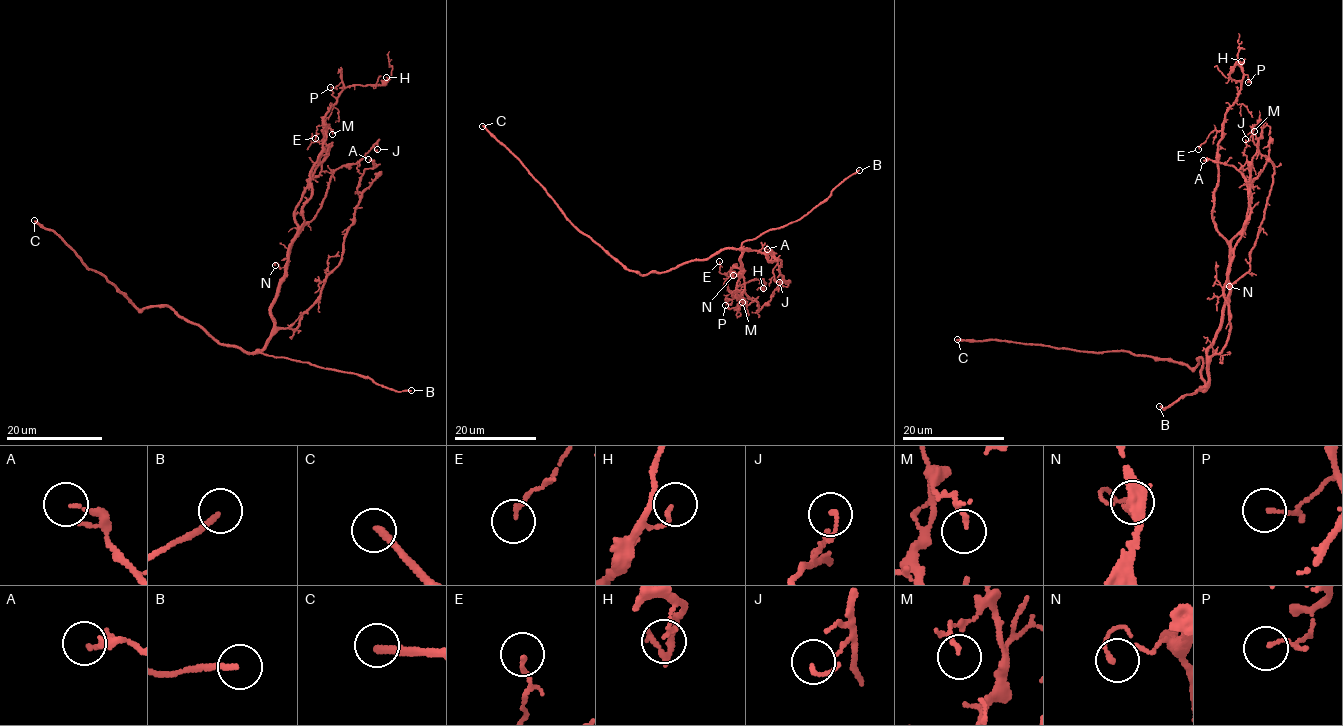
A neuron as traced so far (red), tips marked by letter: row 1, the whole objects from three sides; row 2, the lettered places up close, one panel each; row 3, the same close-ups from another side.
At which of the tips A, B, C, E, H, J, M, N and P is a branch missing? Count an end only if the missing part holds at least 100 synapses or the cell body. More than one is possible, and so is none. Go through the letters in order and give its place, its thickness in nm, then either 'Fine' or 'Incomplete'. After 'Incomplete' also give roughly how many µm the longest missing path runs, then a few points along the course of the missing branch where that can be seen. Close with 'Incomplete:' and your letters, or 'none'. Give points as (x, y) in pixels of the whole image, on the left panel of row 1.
A: Place: (368, 159). Thickness 110 nm. Fine
B: Place: (411, 390). Thickness 180 nm. Incomplete. Missing length about 25 µm. Course of what is missing: (411, 390), (422, 393), (423, 406), (413, 423), (410, 411)
C: Place: (34, 220). Thickness 240 nm. Incomplete. Missing length about 90 µm
E: Place: (315, 138). Thickness 130 nm. Fine
H: Place: (386, 77). Thickness 110 nm. Fine
J: Place: (377, 149). Thickness 130 nm. Fine
M: Place: (332, 134). Thickness 90 nm. Fine
N: Place: (275, 265). Thickness 130 nm. Fine
P: Place: (330, 87). Thickness 100 nm. Fine
Incomplete: B, C

